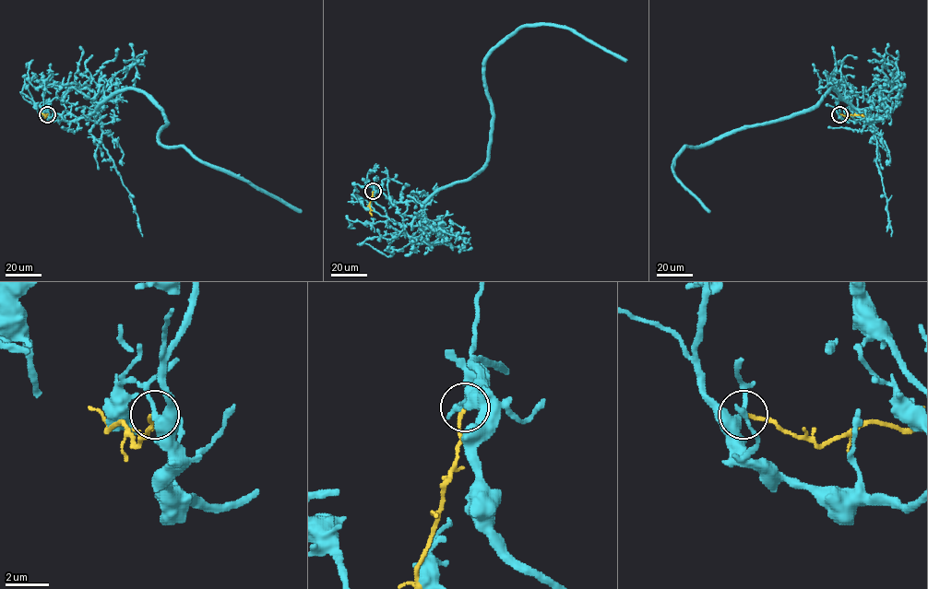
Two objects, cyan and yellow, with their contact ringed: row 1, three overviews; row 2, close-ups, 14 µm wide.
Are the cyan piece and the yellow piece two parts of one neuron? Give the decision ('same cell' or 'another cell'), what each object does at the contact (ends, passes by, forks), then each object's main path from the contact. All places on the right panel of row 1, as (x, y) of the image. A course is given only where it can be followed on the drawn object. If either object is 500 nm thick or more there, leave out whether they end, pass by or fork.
another cell; cyan passes by; yellow ends; course cyan (839, 114), (852, 121), (873, 119), (831, 88), (808, 110), (685, 146), (674, 159), (674, 175), (708, 212); course yellow (839, 114), (864, 116)

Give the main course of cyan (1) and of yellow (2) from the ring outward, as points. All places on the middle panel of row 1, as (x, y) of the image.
1: (373, 191), (410, 223), (482, 166), (484, 63), (522, 27), (564, 26), (626, 60)
2: (373, 191), (369, 205), (372, 216)

